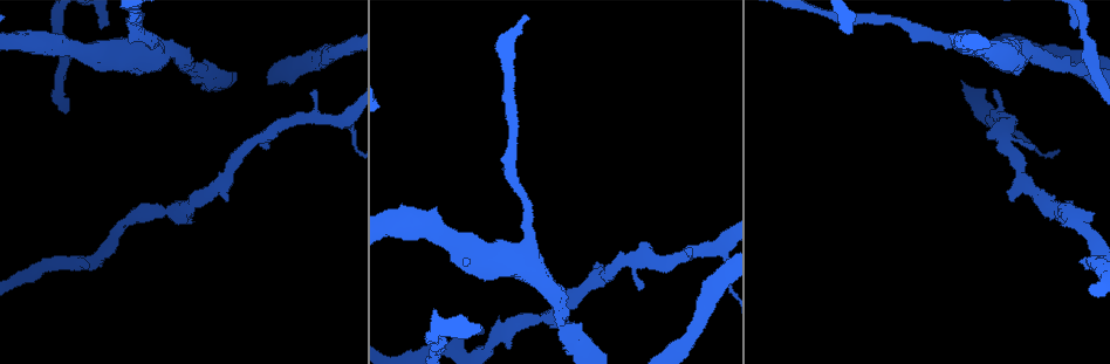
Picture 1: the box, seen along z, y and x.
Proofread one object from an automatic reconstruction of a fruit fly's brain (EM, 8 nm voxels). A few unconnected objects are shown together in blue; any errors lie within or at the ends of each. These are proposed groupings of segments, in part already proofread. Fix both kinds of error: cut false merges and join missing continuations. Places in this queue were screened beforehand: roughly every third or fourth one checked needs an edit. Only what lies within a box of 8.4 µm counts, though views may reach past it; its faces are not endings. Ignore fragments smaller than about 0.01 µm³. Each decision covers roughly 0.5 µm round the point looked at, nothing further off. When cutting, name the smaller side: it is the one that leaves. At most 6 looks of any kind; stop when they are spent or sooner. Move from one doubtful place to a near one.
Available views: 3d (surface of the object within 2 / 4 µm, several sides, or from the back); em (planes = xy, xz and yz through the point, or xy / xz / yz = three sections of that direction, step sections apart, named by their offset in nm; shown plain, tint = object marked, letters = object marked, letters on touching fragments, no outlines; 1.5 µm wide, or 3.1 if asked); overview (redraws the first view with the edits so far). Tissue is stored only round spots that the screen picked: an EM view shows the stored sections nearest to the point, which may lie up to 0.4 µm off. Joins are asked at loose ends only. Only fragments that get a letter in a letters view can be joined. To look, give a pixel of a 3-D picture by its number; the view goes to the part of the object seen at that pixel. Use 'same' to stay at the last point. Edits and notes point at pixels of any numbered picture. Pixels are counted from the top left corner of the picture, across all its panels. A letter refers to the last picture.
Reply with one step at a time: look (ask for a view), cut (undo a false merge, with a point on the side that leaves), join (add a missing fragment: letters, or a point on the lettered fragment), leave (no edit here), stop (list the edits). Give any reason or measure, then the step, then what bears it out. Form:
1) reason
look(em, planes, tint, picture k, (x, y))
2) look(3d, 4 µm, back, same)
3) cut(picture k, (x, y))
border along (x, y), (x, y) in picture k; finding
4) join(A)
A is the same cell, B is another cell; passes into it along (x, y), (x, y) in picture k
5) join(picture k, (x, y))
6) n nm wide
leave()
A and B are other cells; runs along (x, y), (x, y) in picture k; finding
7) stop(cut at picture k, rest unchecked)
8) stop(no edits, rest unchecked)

narrows sharply
look(em, yz, step 8, tint, picture 1, (1075, 67))

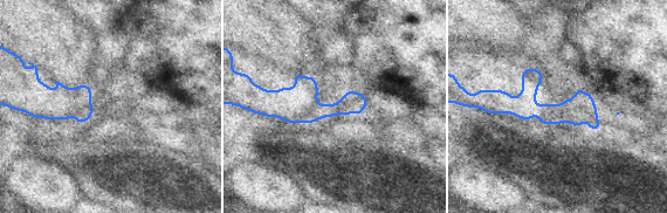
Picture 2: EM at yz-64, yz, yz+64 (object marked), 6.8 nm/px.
look(em, planes, letters, same)

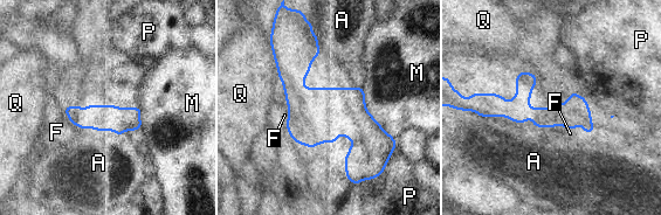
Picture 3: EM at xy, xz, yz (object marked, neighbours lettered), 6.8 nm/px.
A touches over 480 nm
leave()
A, F, M, P and Q are other cells; border along (143, 124), (121, 134), (73, 125) in picture 3; continuous, no second cell

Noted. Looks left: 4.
branch stops here
look(3d, 4 µm, picture 1, (507, 347))

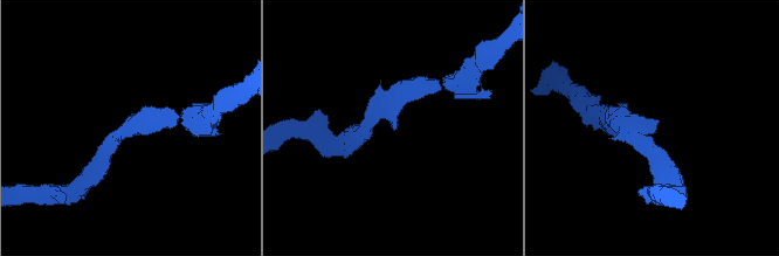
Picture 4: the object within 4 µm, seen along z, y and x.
arms of 240, 340 nm; need the tissue
look(em, planes, letters, picture 4, (395, 129))

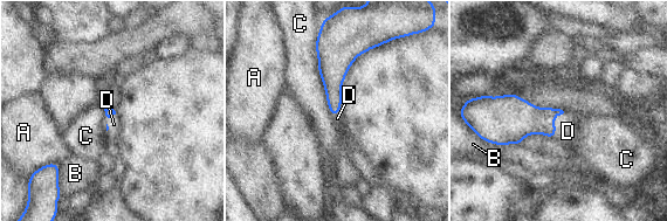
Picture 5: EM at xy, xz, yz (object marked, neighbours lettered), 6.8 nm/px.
join(D)
D is the same cell, A, B and C are other cells; passes into it along (518, 118), (554, 123), (568, 131) in picture 5; it goes on there

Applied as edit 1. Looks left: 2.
branch stops here
look(3d, 2 µm, picture 1, (1075, 26))

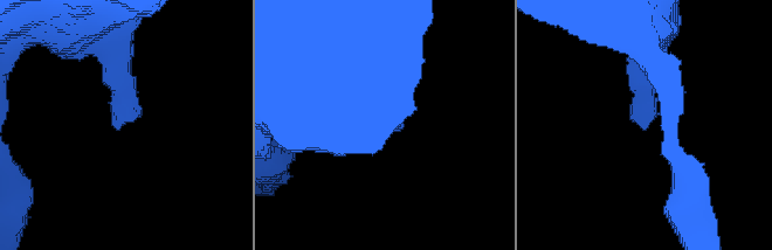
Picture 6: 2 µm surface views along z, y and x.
need the tissue
look(em, planes, letters, picture 6, (645, 123))

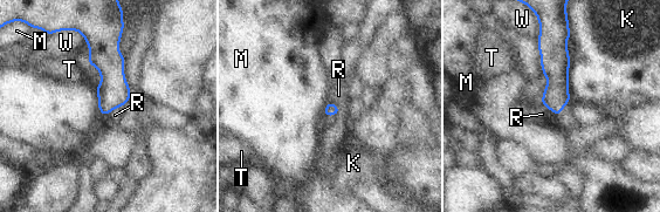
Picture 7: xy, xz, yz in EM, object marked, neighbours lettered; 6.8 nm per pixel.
K touches over 280 nm
leave()
K, M, R, T and W are other cells; none of them fits

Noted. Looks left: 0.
stop(join at picture 5, rest unchecked)

